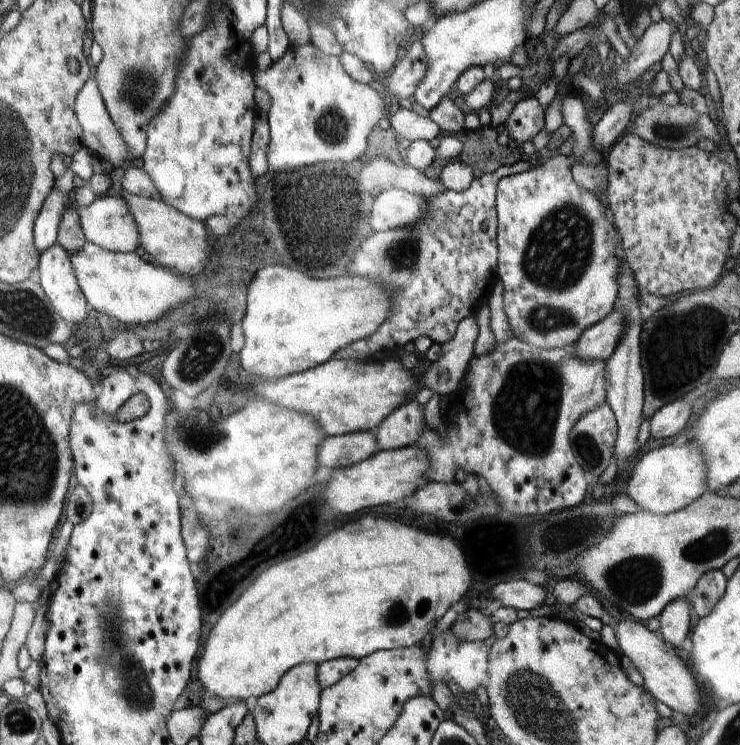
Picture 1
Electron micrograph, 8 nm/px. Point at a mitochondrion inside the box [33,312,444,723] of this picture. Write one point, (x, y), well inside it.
(113, 651)

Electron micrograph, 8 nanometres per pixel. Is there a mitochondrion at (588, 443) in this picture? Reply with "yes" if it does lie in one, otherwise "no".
yes

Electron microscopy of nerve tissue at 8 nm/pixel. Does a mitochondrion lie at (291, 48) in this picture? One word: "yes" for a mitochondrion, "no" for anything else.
no

